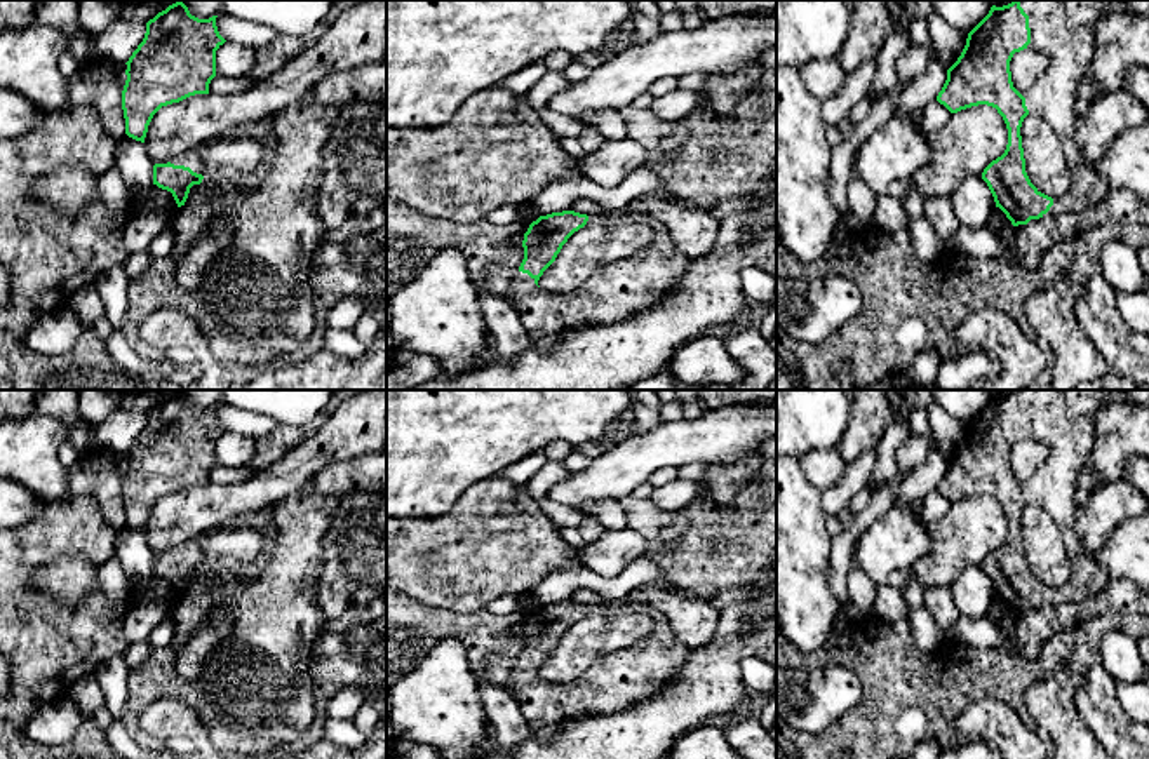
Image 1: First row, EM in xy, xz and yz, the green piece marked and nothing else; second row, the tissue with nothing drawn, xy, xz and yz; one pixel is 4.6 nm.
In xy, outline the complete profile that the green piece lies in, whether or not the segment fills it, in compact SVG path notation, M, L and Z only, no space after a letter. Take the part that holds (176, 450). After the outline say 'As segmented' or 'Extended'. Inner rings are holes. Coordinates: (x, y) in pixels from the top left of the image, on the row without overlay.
M178 390L146 413L143 432L125 453L122 500L129 527L144 533L148 515L162 496L209 484L209 474L216 467L216 440L226 432L218 421L216 407L198 409Z. As segmented

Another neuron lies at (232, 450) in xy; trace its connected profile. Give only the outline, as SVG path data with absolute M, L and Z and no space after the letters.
M225 432L216 440L216 465L221 467L247 465L254 453L256 439L244 433Z

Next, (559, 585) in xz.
M639 557L613 578L601 576L583 566L554 571L540 580L529 595L540 606L569 601L576 590L590 590L599 601L627 599L635 588L663 578L662 569L648 557Z

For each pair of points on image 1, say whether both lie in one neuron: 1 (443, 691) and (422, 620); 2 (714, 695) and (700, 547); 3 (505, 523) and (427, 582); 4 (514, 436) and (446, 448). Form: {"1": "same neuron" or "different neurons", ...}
{"1": "different neurons", "2": "same neuron", "3": "same neuron", "4": "same neuron"}

